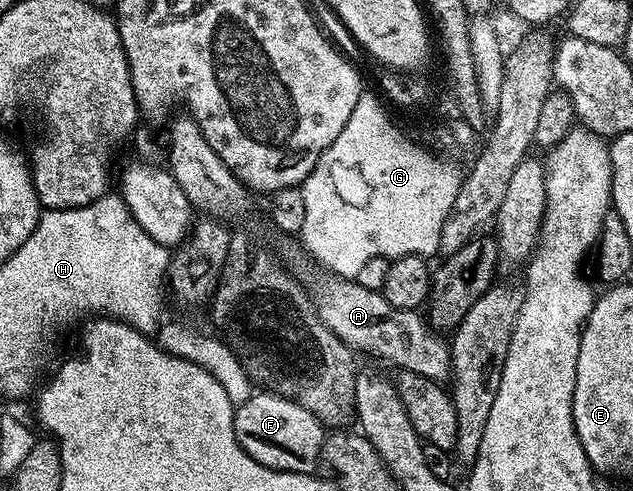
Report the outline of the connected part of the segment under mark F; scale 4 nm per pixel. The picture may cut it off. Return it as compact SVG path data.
M265 389L252 393L248 401L235 406L234 428L242 448L253 459L260 461L260 465L271 467L273 471L291 471L301 475L319 470L327 432L323 423L308 413L308 409L296 405L296 401Z

